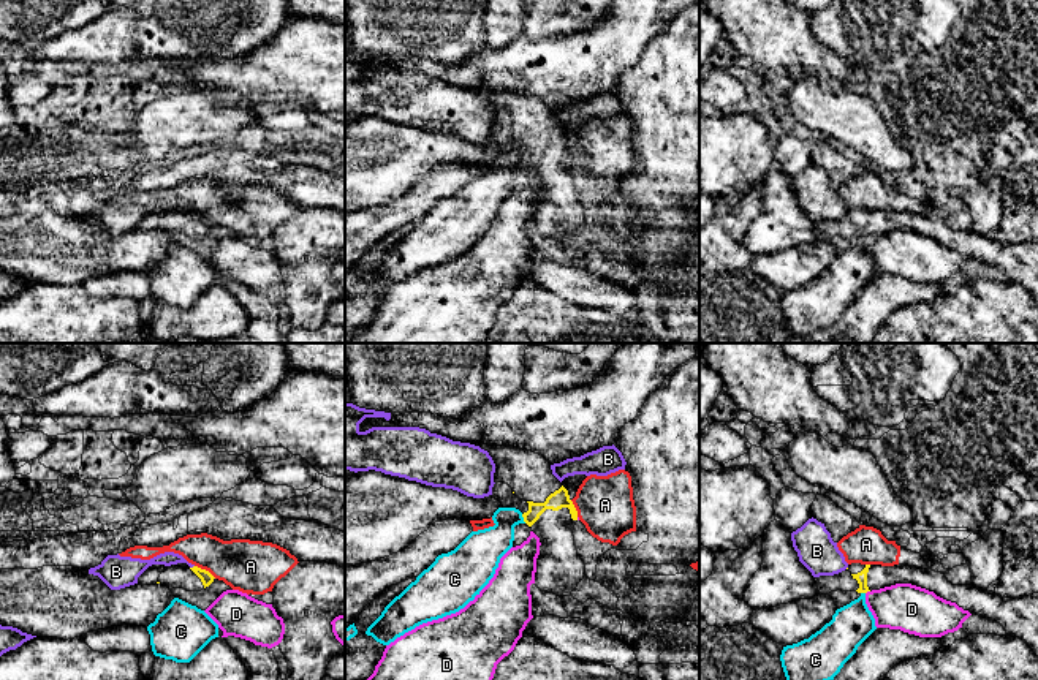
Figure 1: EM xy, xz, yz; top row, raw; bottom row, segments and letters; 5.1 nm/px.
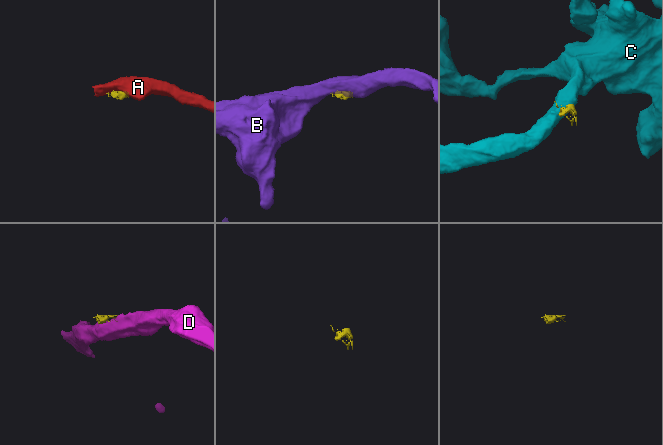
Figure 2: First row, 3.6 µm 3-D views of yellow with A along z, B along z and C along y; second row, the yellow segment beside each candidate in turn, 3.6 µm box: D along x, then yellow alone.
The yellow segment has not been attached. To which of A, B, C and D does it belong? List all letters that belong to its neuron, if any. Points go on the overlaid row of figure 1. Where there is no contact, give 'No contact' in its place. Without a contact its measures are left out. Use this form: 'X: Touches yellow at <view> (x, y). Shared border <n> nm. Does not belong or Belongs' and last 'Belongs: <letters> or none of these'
A: Touches yellow at xy (204, 570). Shared border 130 nm. Does not belong
B: Touches yellow at xy (193, 566). Shared border 30 nm. Does not belong
C: Touches yellow at xz (524, 519). Shared border 50 nm. Does not belong
D: Touches yellow at yz (867, 590). Shared border 30 nm. Does not belong
Belongs: none of these

